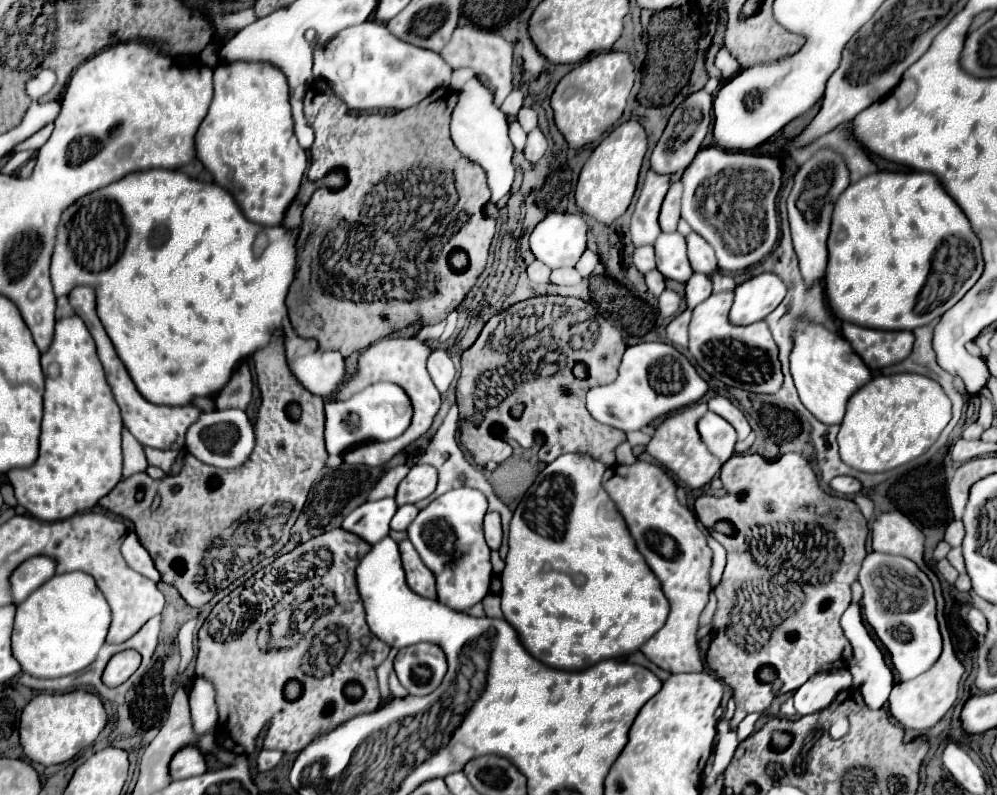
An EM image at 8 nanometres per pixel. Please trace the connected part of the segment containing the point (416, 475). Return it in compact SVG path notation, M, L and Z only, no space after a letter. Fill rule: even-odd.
M417 464L411 468L411 472L399 484L395 500L403 500L403 502L397 502L399 506L415 504L415 502L427 498L429 494L433 494L435 486L437 486L437 470L433 466ZM405 500L413 500L413 502L405 502Z

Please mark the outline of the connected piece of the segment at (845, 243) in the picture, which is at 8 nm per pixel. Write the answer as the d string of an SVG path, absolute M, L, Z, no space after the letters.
M875 172L861 178L857 184L849 184L847 190L837 198L831 234L829 234L829 264L827 264L827 302L833 314L851 324L861 324L865 328L881 330L913 330L925 326L939 318L945 310L935 310L939 314L915 314L915 300L931 272L931 260L935 250L949 236L959 236L969 242L975 256L981 256L979 238L971 230L965 212L955 204L955 200L943 190L941 182L927 172Z

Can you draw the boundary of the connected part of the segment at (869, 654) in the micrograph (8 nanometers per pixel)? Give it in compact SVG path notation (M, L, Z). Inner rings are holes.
M851 604L851 606L845 610L845 614L843 614L843 618L841 618L841 628L843 628L843 632L845 632L845 636L847 636L847 640L849 640L851 648L853 648L853 658L849 660L849 672L851 672L851 676L853 676L853 686L855 686L855 688L861 688L863 700L865 700L865 704L867 704L869 708L881 708L881 706L887 702L889 692L891 692L891 688L893 688L893 674L891 674L891 670L887 668L881 650L879 650L877 644L871 640L871 636L869 636L869 632L867 632L865 624L863 624L863 620L861 620L861 608L859 608L859 604Z

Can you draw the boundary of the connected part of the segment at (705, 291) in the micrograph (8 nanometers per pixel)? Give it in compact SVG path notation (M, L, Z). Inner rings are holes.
M693 274L687 280L687 292L685 292L685 300L687 300L687 308L695 308L697 304L701 304L703 300L707 300L711 296L713 288L711 288L711 278L705 274Z

